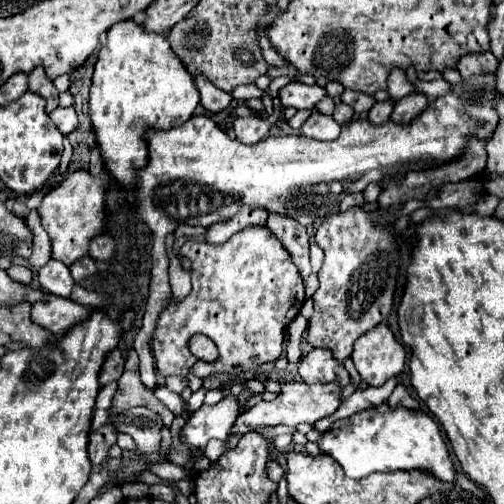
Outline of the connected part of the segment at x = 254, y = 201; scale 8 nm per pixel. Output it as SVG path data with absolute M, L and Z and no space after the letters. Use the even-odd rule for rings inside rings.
M476 74L462 78L460 84L452 84L446 96L438 96L408 124L398 124L392 120L384 124L352 120L342 126L340 136L332 142L292 134L270 136L258 144L246 146L238 140L230 140L226 132L222 132L218 124L206 116L194 116L186 124L168 132L148 132L148 166L138 172L134 206L134 210L154 234L150 298L146 304L142 328L134 342L134 348L140 356L140 374L144 386L148 390L156 388L150 338L156 326L156 318L170 298L170 262L164 254L166 234L174 232L180 224L186 222L186 218L190 226L212 226L216 222L230 220L244 204L266 208L268 212L276 214L288 214L300 224L308 226L314 222L314 218L318 218L318 206L312 206L312 210L298 208L294 192L338 180L344 184L342 196L346 196L352 192L362 192L370 182L400 178L406 172L432 170L454 162L464 152L468 136L484 142L492 138L500 120L494 108L498 96L496 74Z

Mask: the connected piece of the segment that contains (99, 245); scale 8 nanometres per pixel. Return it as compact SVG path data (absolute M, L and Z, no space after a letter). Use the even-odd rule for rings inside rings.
M98 234L92 238L90 242L90 248L88 248L88 256L92 260L110 260L112 254L116 250L116 244L114 240L108 236L108 234Z

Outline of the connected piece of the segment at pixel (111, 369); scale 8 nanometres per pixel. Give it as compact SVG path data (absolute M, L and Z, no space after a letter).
M116 350L116 352L112 352L112 354L106 358L106 362L104 362L104 366L102 366L100 384L108 384L108 382L118 380L118 378L122 376L122 372L124 372L124 358L122 358L120 350Z

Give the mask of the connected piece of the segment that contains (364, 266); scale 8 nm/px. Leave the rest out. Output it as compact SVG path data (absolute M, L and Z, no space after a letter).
M402 206L378 208L374 212L350 208L346 212L328 214L316 230L314 240L326 258L318 272L320 288L312 296L314 312L308 322L306 342L314 348L328 348L340 364L352 354L356 338L382 324L392 310L400 262L396 236L388 226L378 226L374 220L382 214L396 214L400 208Z

